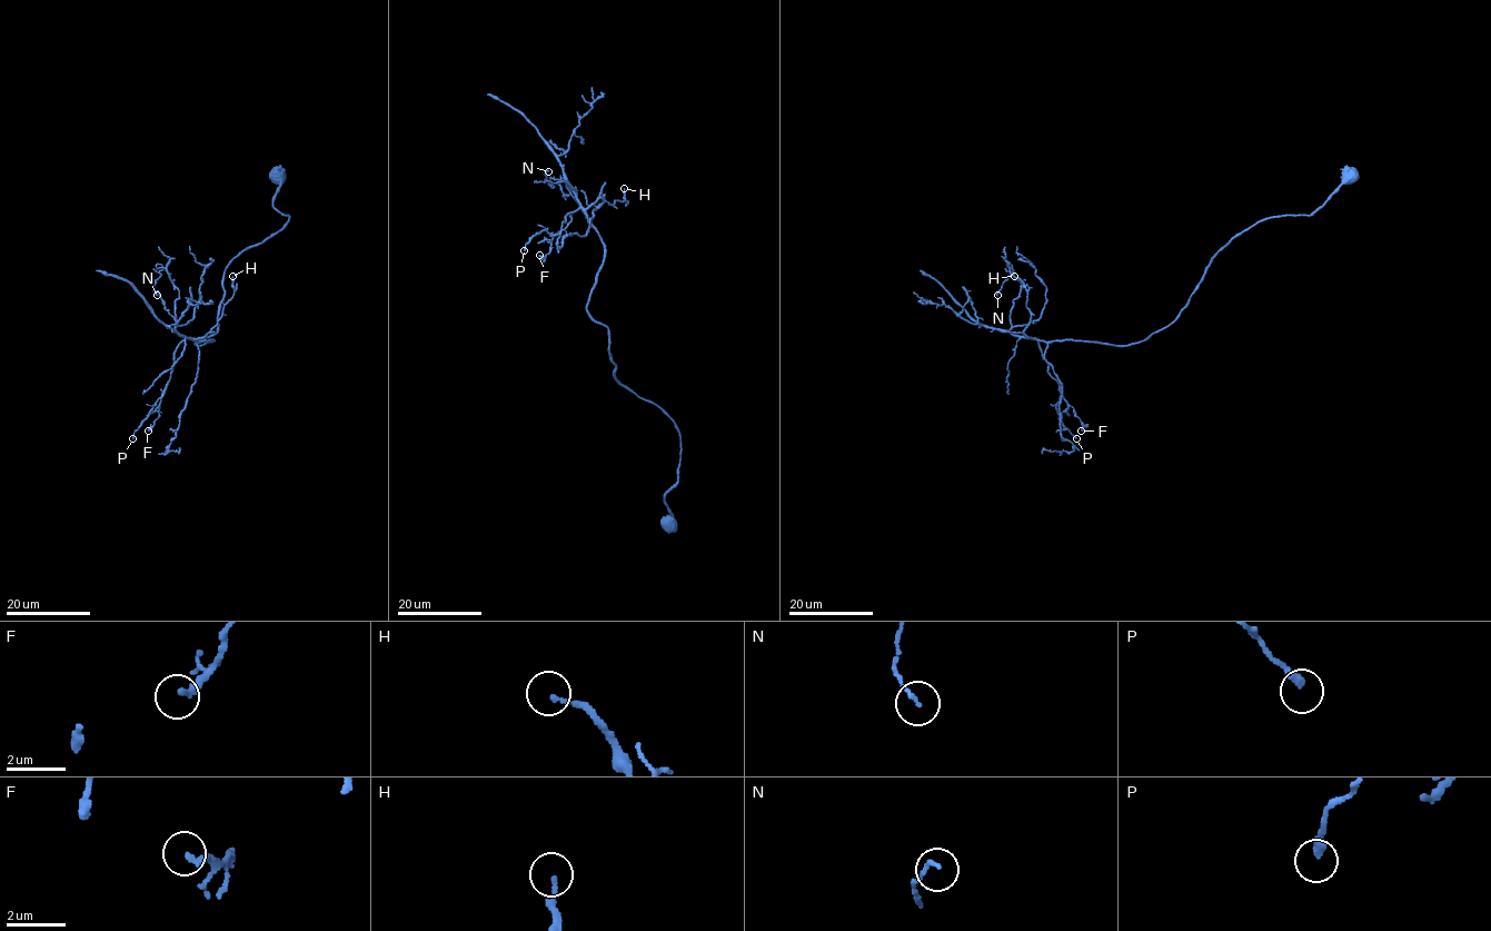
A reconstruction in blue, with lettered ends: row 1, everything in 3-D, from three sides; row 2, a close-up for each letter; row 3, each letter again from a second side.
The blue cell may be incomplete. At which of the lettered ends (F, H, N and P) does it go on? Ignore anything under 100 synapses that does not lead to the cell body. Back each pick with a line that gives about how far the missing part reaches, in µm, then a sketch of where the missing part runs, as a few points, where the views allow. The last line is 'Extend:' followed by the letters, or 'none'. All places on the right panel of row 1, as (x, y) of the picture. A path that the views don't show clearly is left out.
Extend: none

